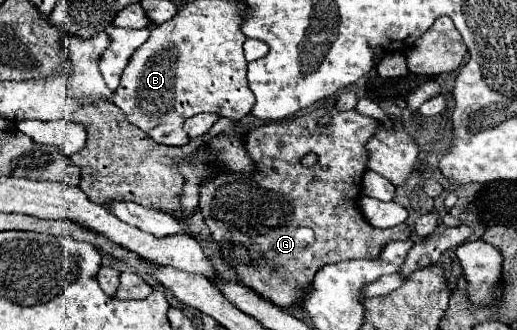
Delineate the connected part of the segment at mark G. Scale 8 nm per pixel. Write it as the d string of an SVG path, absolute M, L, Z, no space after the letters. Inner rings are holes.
M334 105L318 107L302 117L266 123L246 135L246 147L258 167L256 173L220 173L204 181L200 187L198 207L210 229L210 237L218 245L232 241L234 245L244 245L250 251L248 255L252 257L252 265L236 265L236 275L246 287L254 289L266 301L282 309L290 309L296 305L300 289L314 279L314 273L322 265L344 259L376 259L388 241L410 237L412 231L406 223L390 229L372 227L358 207L362 175L368 165L366 143L374 137L378 125L380 121L374 117L362 115L356 109L338 113ZM310 151L318 155L318 163L314 167L302 167L300 157Z

